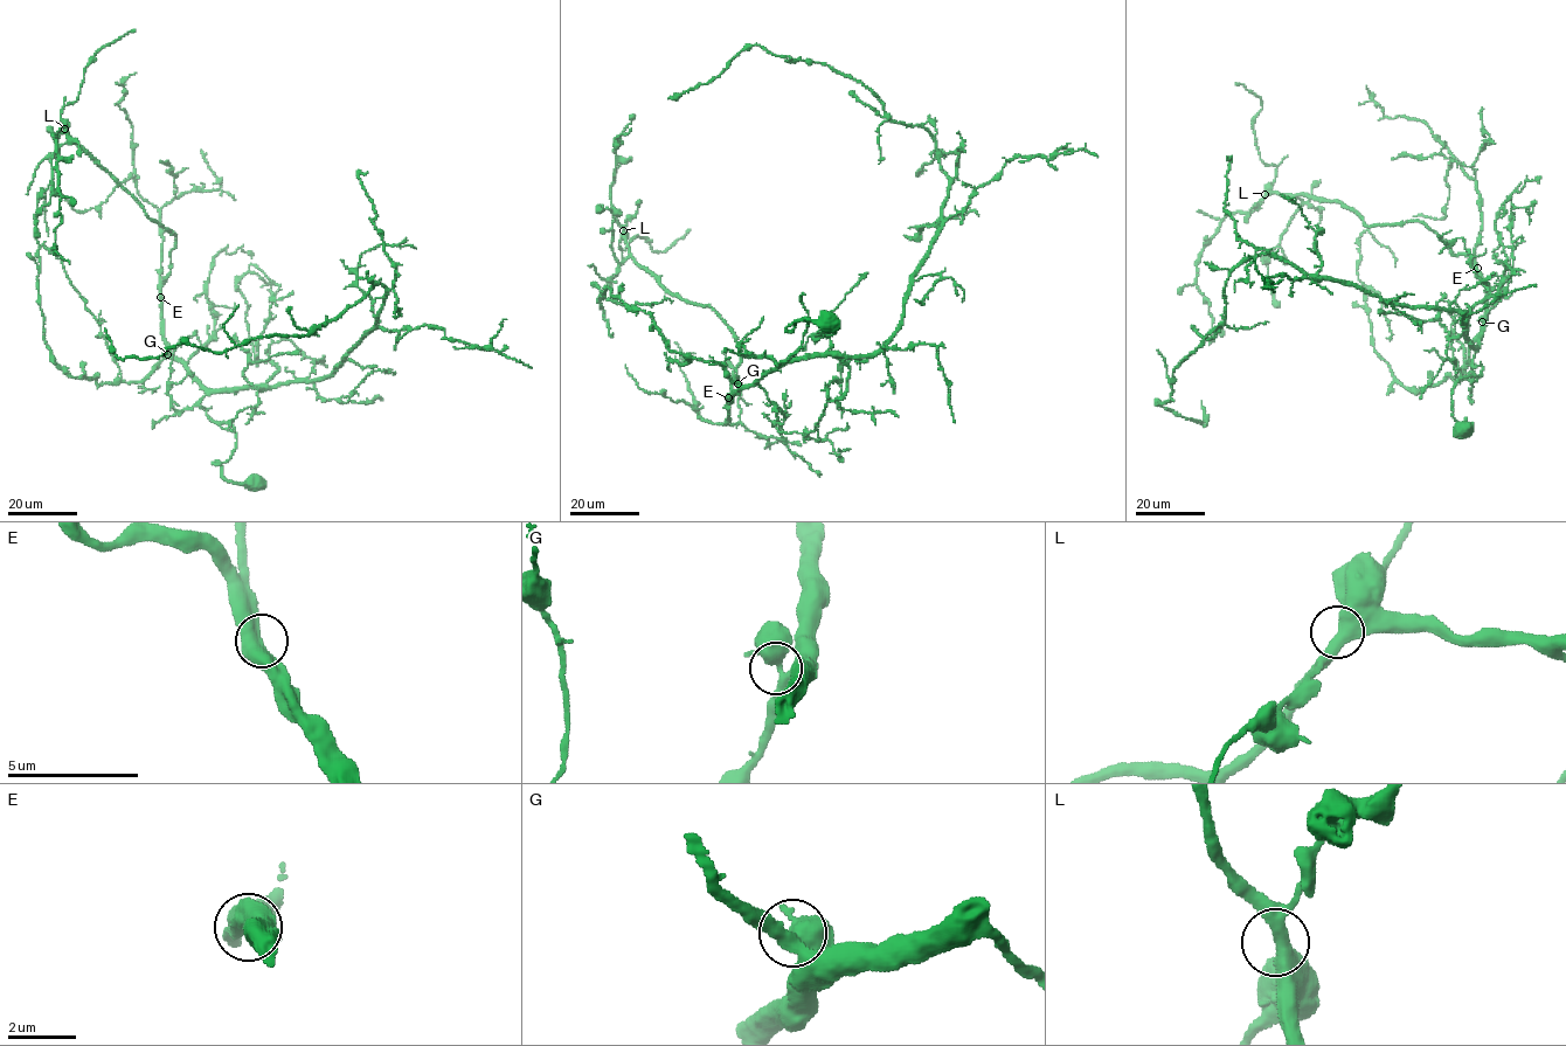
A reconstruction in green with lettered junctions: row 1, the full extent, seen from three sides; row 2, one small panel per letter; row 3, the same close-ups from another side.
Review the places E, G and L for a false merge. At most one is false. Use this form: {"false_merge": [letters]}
{"false_merge": []}

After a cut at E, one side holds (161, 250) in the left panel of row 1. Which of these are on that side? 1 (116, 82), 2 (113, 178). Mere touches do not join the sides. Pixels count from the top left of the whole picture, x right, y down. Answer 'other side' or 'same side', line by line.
1: same side
2: other side

